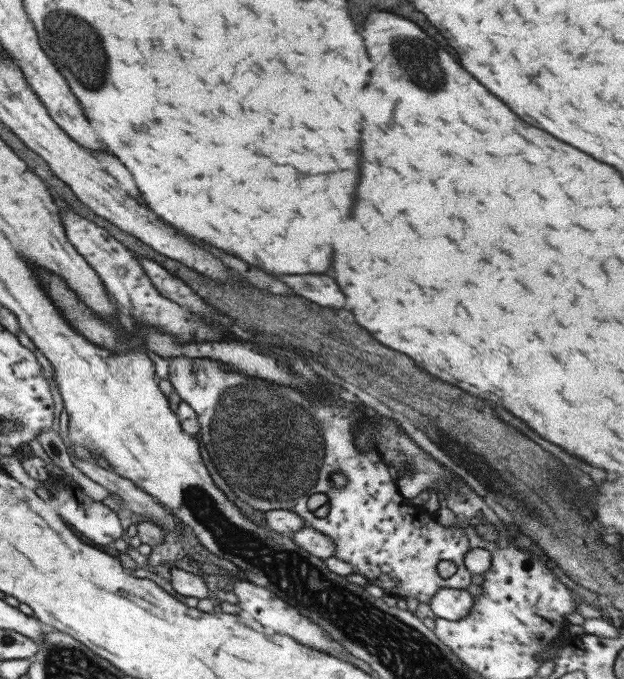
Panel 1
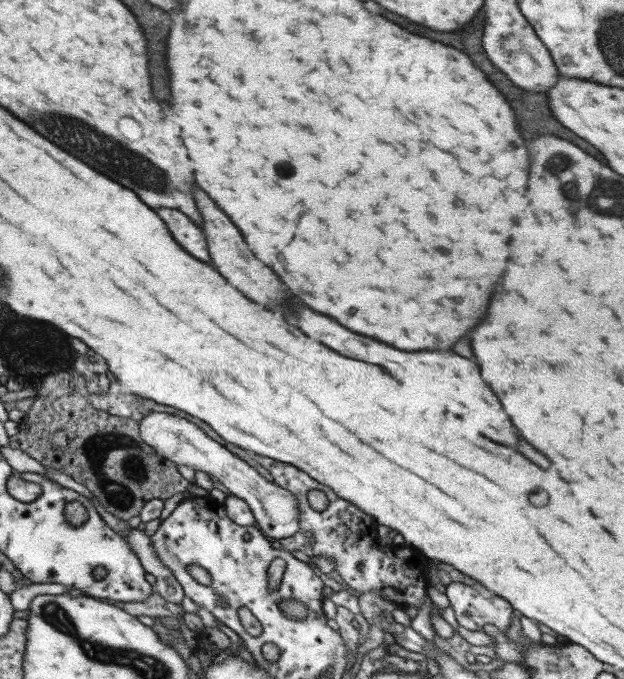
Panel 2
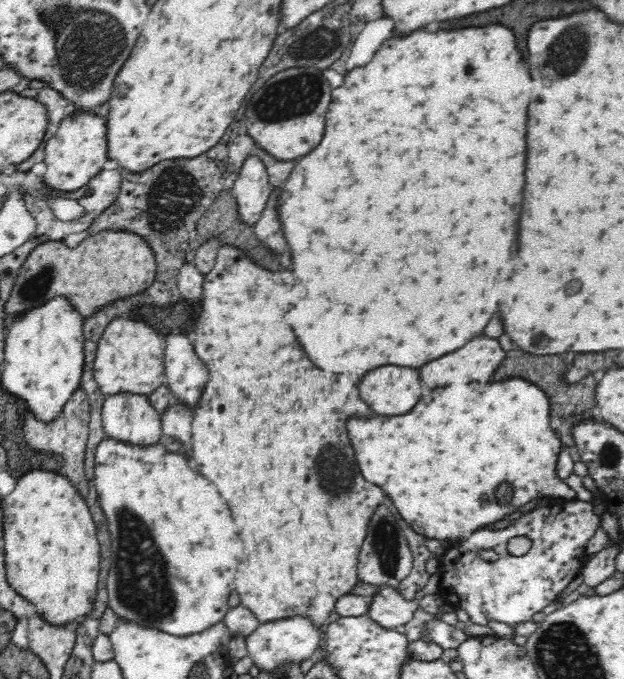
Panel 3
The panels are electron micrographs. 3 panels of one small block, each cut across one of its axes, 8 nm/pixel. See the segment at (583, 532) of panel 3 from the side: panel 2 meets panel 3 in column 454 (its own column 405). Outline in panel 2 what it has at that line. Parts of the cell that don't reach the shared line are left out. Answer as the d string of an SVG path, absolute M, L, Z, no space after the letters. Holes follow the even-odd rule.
M273 462L271 468L267 468L267 472L271 474L271 482L283 490L287 490L289 494L293 494L299 500L299 528L301 532L309 530L313 534L311 538L311 550L313 550L313 558L323 556L323 558L331 558L335 564L335 572L341 576L341 580L357 590L359 594L365 592L373 592L379 594L383 600L397 604L399 608L405 606L415 606L421 608L427 596L427 576L425 576L425 564L427 558L401 544L401 546L393 546L389 542L379 542L377 540L377 522L373 520L373 516L367 516L361 508L353 506L349 500L339 498L337 494L333 494L327 486L315 482L311 476L307 476L305 472L301 472L299 468L293 468L289 464L281 464L281 462ZM309 490L319 490L327 496L327 508L321 512L315 512L309 508L307 504L307 492Z

